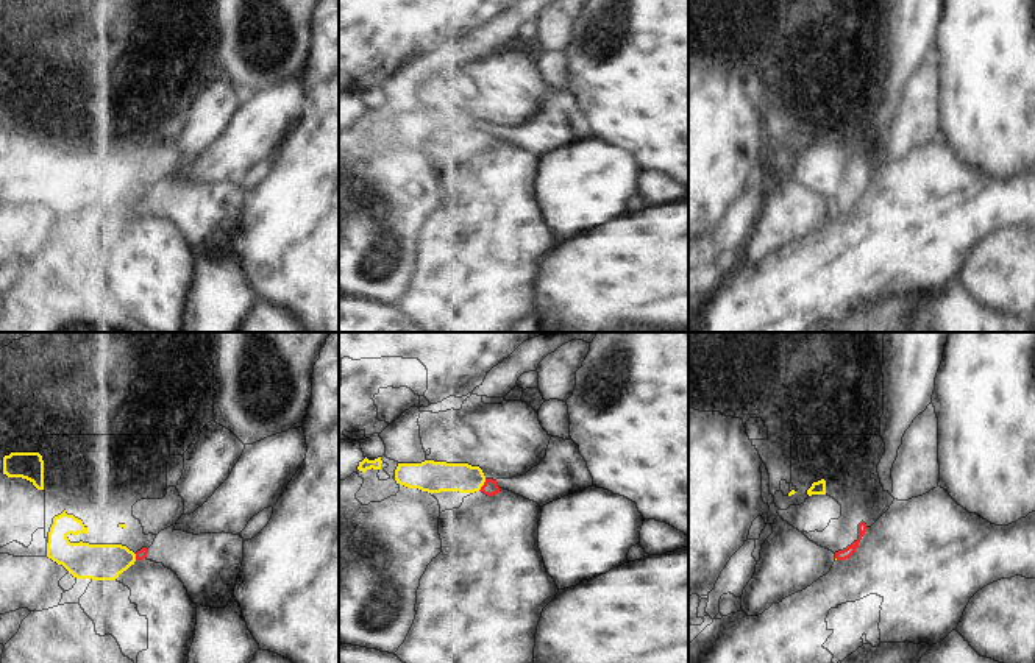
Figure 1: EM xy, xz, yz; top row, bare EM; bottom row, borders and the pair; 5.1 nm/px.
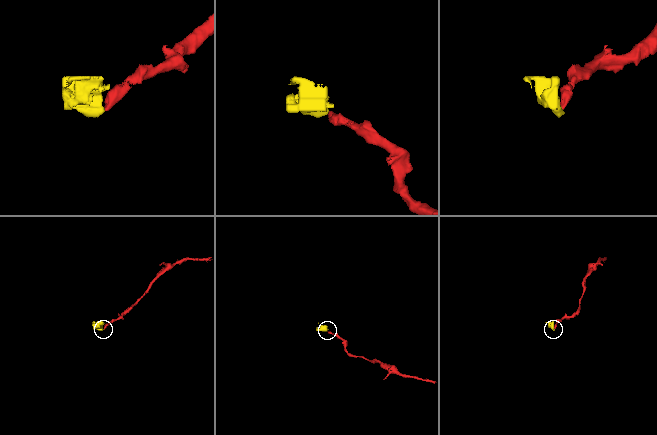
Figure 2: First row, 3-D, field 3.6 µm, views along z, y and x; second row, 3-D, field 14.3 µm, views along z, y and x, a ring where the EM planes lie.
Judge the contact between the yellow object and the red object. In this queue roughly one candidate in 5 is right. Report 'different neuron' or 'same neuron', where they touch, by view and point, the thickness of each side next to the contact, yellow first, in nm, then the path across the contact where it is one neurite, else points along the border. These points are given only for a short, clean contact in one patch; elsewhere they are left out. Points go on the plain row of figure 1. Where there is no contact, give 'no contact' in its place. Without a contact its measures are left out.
different neuron; meets yellow in xz at (483, 134); 160 nm thick on the yellow side, 80 nm on the other; border along xz (486, 130), (478, 141)

